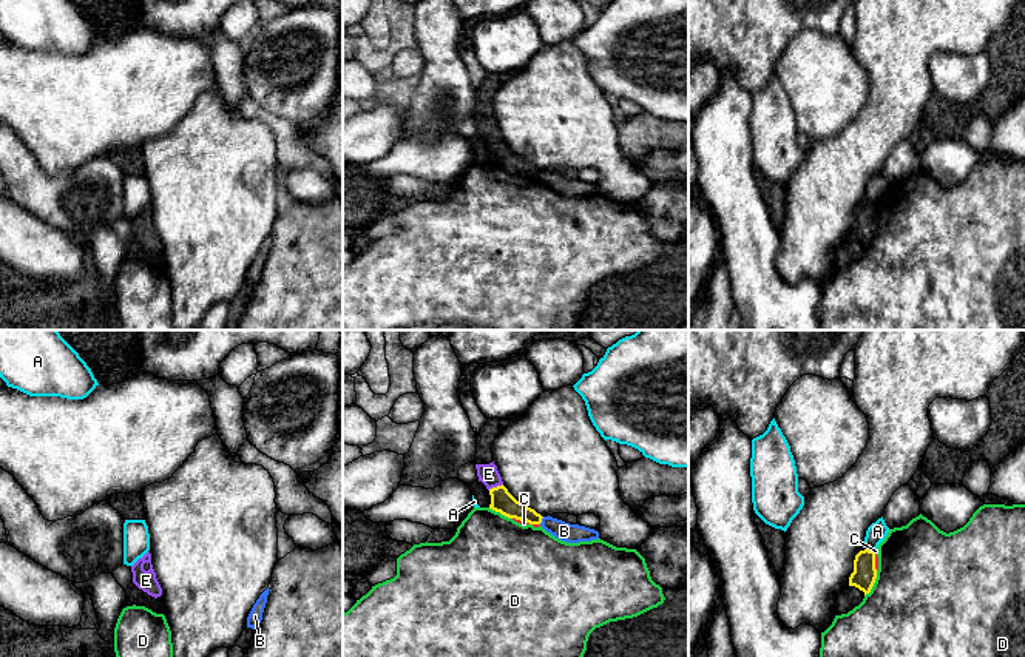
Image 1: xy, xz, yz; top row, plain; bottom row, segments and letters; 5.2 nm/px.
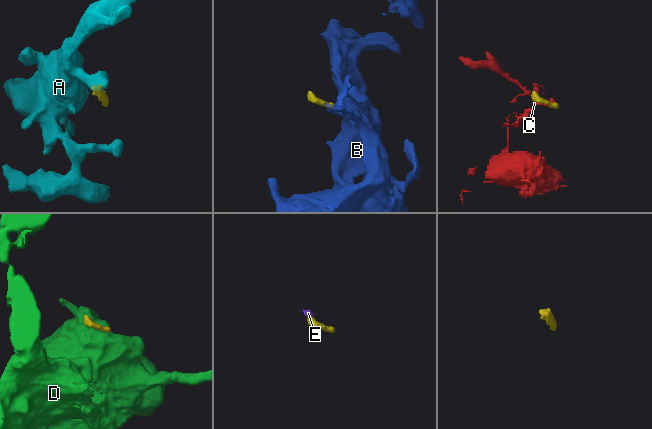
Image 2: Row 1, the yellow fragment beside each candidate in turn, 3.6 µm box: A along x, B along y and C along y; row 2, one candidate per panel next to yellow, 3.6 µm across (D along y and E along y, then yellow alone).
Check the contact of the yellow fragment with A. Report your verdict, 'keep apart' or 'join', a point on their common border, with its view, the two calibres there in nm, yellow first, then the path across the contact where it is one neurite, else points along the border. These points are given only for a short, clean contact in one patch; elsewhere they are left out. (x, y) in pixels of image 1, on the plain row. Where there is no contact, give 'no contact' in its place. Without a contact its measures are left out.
keep apart; meets yellow in yz at (871, 205); 130 nm thick on the yellow side, 100 nm on the other; border along yz (866, 202), (874, 205)

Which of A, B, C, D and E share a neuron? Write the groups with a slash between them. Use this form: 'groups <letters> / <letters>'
groups A / B / C D / E

